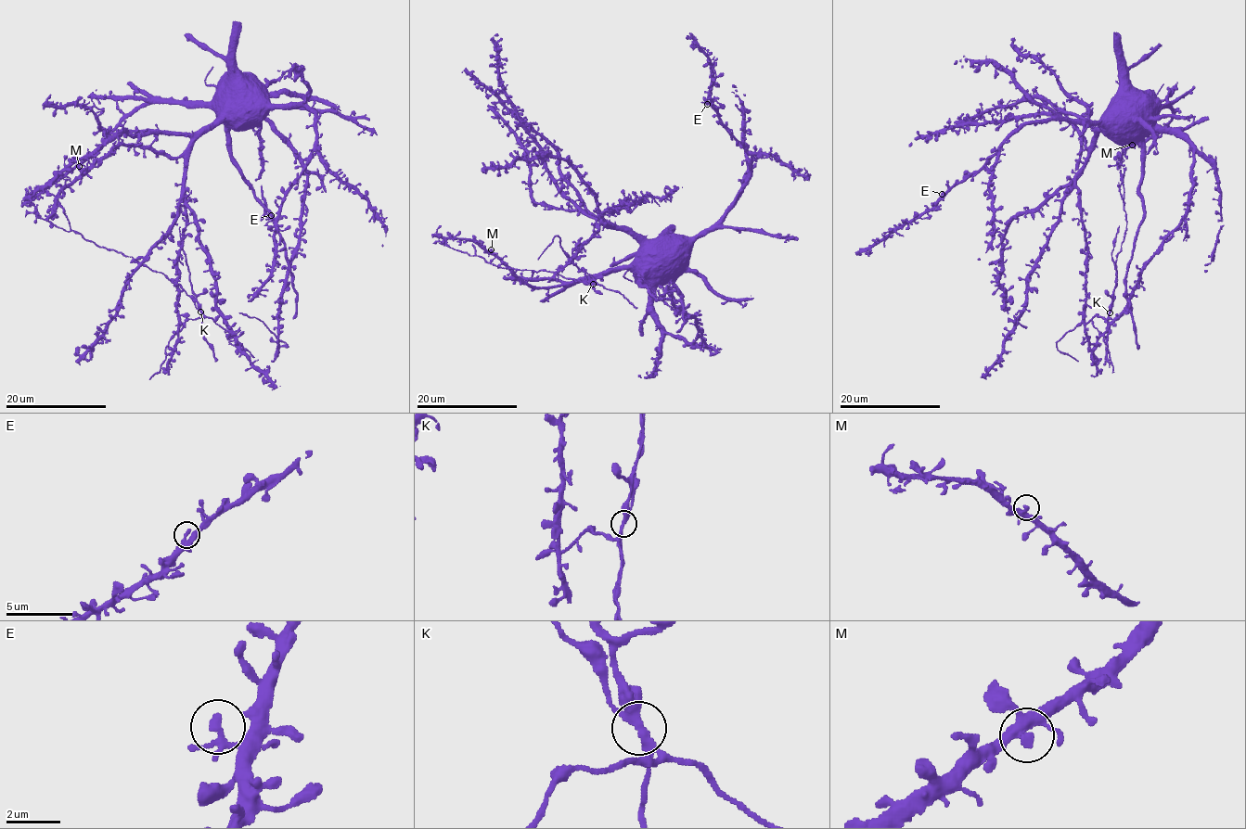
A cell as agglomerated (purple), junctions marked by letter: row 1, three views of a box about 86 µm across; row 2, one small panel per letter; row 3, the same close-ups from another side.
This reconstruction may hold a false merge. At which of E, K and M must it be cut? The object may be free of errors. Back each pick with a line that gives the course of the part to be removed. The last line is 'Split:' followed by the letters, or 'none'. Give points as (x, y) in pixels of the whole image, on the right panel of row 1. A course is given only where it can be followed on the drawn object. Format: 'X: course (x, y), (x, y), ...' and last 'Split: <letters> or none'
K: course (1110, 313), (1116, 283), (1111, 252), (1119, 226)
Split: K

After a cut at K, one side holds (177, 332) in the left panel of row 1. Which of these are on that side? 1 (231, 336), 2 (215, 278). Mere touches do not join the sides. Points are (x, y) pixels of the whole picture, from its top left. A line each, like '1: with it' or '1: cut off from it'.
1: with it
2: with it

